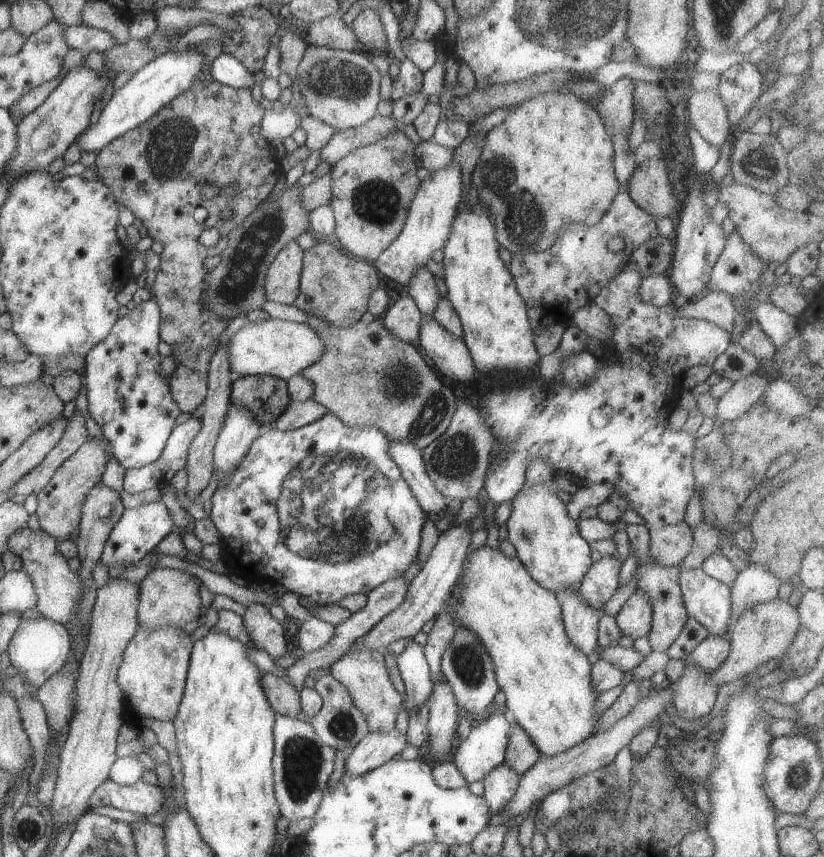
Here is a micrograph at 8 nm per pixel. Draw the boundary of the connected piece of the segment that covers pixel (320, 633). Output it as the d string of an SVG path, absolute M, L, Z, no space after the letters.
M310 617L299 625L296 638L300 653L311 653L327 645L334 636L335 626L316 617Z

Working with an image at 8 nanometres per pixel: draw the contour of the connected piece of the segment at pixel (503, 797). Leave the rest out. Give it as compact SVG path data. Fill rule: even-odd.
M506 761L495 766L483 778L483 797L489 804L491 814L505 811L505 806L513 799L521 776Z

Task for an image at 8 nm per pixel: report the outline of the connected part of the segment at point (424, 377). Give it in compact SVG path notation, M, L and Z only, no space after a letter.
M378 321L355 322L347 327L329 327L317 330L325 342L325 353L314 365L302 373L315 384L313 398L328 413L335 414L348 427L372 427L383 432L390 441L408 441L419 449L432 444L450 426L457 409L456 397L438 374L428 366L412 344L398 340Z

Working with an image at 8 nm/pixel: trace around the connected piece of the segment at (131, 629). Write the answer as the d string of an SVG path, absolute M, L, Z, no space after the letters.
M111 578L97 590L93 606L87 643L79 660L79 675L75 688L75 713L69 722L68 736L61 750L58 778L53 794L52 820L57 829L66 823L76 824L89 811L89 798L109 778L109 772L118 758L116 737L124 718L124 693L117 681L118 669L128 643L134 638L139 622L137 606L139 590L136 585L120 578Z

